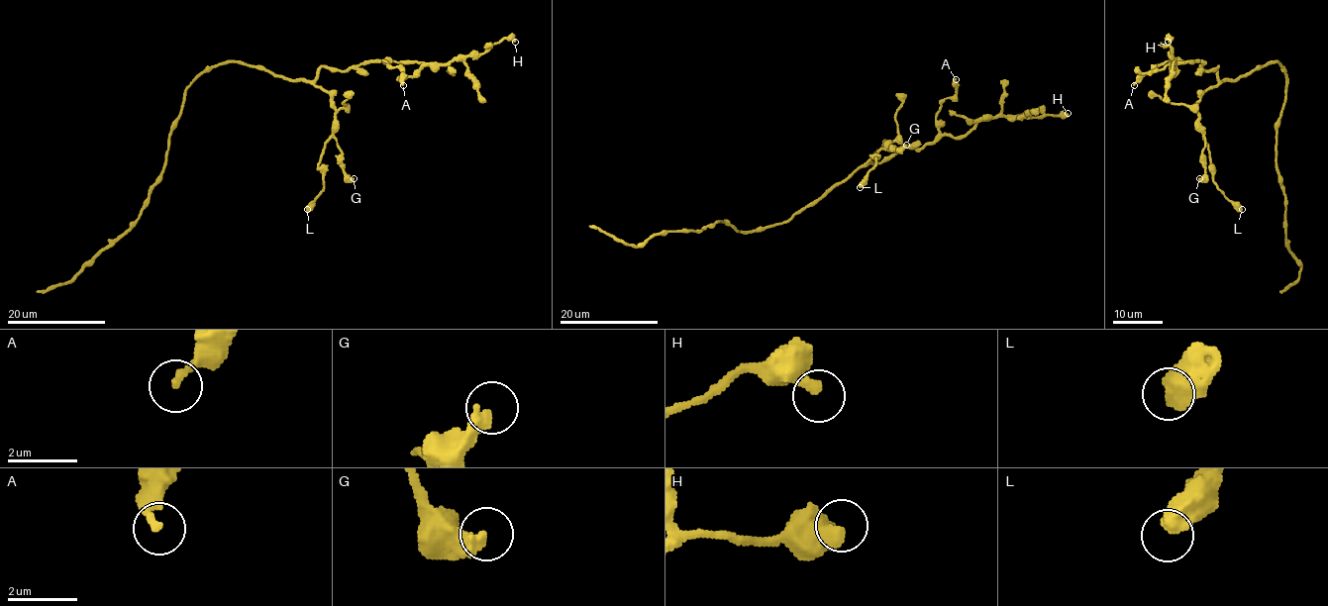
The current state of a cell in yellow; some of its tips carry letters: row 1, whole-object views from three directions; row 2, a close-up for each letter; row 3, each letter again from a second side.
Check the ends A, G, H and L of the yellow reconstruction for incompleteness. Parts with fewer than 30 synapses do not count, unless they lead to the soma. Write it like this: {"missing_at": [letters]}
{"missing_at": []}

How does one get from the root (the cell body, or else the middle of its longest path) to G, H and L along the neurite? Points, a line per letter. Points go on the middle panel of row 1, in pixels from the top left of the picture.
G: (787, 222), (847, 180), (886, 142), (888, 151), (893, 147), (900, 151), (906, 145)
H: (787, 222), (860, 167), (880, 163), (903, 147), (964, 137), (980, 121), (1002, 116), (1068, 113)
L: (787, 222), (847, 180), (886, 142), (883, 148), (871, 155), (876, 163), (860, 187)

